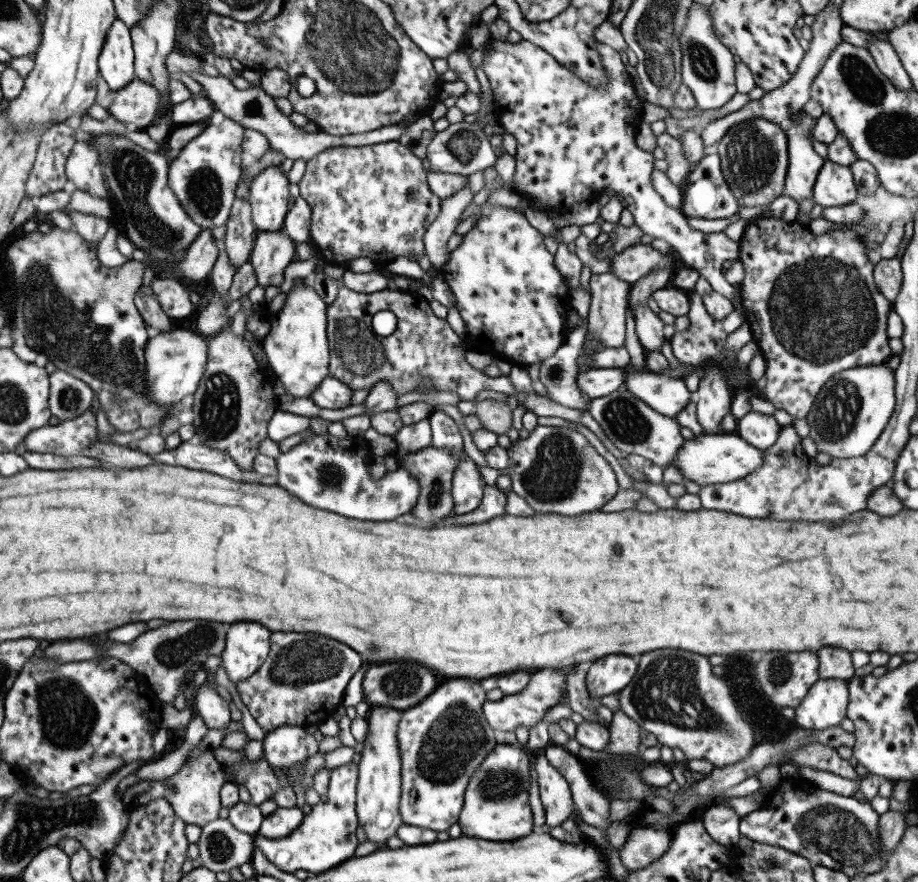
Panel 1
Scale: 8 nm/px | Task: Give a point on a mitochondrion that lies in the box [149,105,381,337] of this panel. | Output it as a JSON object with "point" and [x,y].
{"point":[205,190]}

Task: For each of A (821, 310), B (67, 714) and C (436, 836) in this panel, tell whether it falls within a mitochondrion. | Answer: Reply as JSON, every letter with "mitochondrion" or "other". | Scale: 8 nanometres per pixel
{"A":"mitochondrion","B":"mitochondrion","C":"other"}

